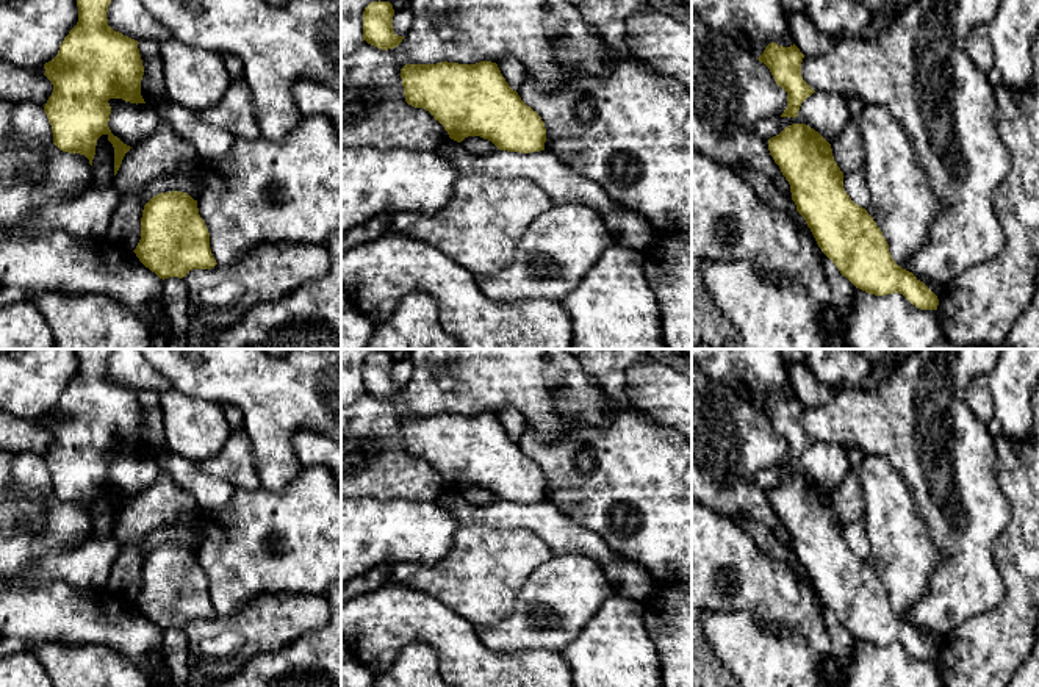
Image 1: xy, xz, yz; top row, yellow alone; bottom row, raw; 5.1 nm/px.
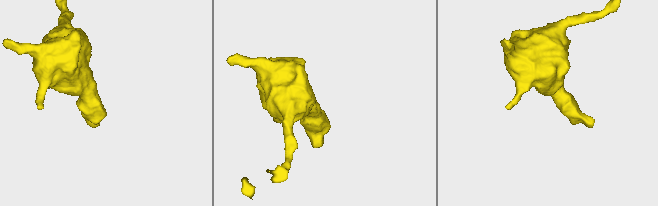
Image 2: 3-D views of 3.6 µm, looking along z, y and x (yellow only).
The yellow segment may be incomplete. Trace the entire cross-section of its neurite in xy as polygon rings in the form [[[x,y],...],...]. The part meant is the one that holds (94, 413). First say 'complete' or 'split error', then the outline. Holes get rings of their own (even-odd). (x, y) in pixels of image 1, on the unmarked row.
complete | [[[75,349],[78,372],[64,388],[58,405],[44,415],[45,427],[53,435],[53,443],[44,455],[53,484],[53,495],[69,504],[80,504],[89,510],[95,505],[97,490],[102,485],[114,498],[114,526],[125,504],[131,499],[114,487],[108,477],[111,457],[110,449],[122,449],[130,454],[146,454],[141,446],[144,416],[138,391],[114,382],[108,376],[106,363],[113,349]]]

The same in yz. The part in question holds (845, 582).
complete | [[[792,474],[768,490],[768,501],[790,535],[796,562],[843,628],[868,645],[900,643],[920,660],[937,660],[937,646],[893,612],[873,568],[845,543],[843,523],[818,482]]]

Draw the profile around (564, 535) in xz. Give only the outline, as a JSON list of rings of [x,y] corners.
[[[448,490],[435,504],[455,518],[458,526],[526,527],[543,538],[554,554],[582,554],[601,567],[624,562],[601,535],[568,520],[546,499],[530,504],[498,499],[485,507],[473,507],[460,493]]]

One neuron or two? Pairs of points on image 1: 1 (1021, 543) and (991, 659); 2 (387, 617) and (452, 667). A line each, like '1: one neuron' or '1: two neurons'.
1: one neuron
2: one neuron

